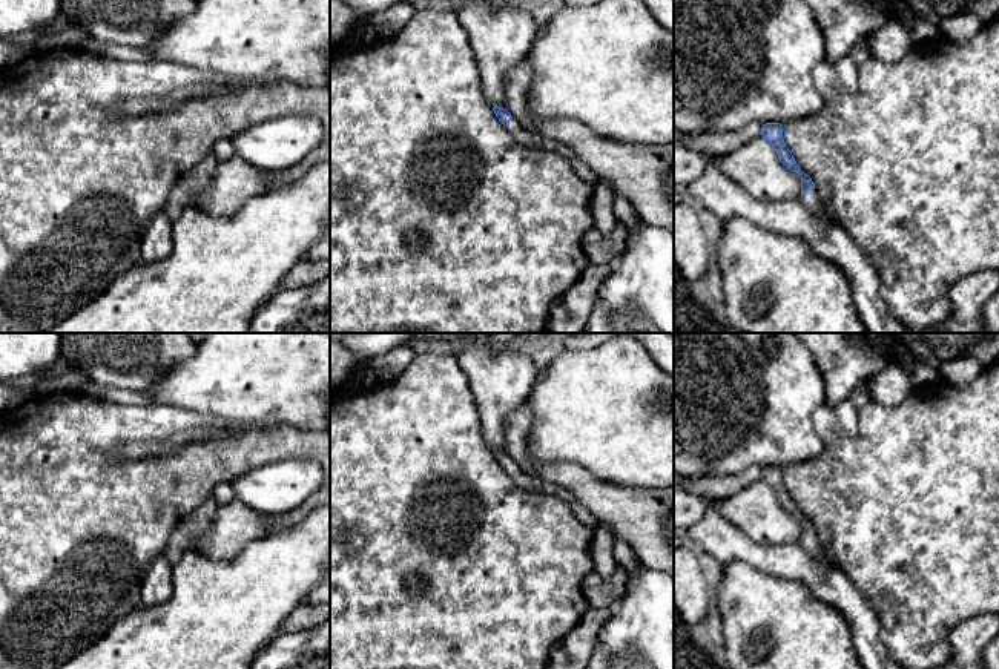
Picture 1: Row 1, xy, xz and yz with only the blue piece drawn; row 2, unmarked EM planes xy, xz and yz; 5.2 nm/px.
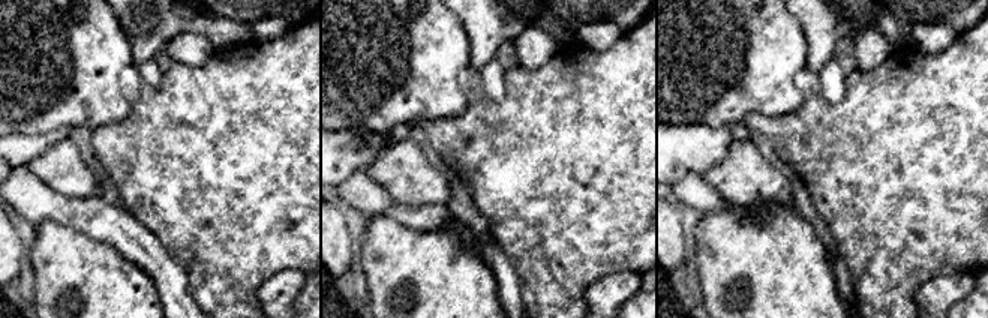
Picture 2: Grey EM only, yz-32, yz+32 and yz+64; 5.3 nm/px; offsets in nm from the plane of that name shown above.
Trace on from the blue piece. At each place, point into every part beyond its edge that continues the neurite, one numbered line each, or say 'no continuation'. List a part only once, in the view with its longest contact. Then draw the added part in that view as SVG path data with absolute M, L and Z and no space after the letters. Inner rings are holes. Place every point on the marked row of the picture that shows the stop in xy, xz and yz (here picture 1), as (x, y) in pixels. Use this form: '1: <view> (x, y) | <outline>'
1: yz (811, 200) | M815 189L807 190L800 201L804 204L806 209L810 212L829 219L832 224L838 226L838 222L829 215L827 209L824 207L818 192Z

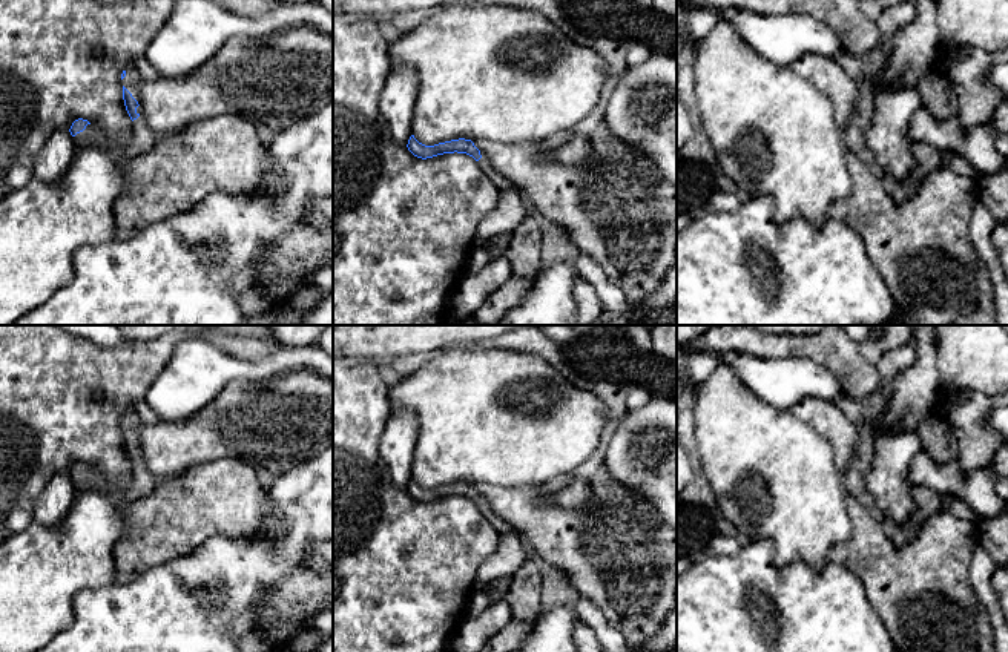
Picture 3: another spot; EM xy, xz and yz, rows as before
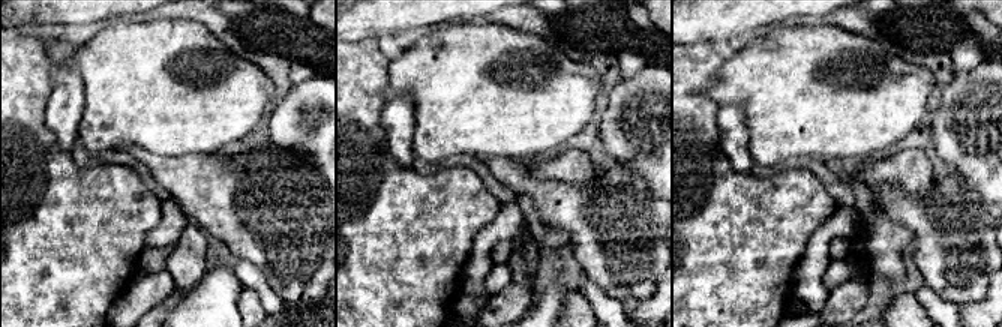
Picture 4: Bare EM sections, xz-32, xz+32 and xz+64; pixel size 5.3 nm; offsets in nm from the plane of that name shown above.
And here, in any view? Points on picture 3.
1: xy (143, 138) | M135 68L126 71L126 77L121 80L121 84L132 94L138 101L137 114L140 115L132 121L132 137L127 146L112 146L114 158L118 161L130 161L155 147L158 143L158 135L147 126L141 103L140 103L140 84L143 77Z

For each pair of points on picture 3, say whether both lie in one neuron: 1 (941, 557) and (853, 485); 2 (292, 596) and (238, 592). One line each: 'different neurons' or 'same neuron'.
1: different neurons
2: different neurons

